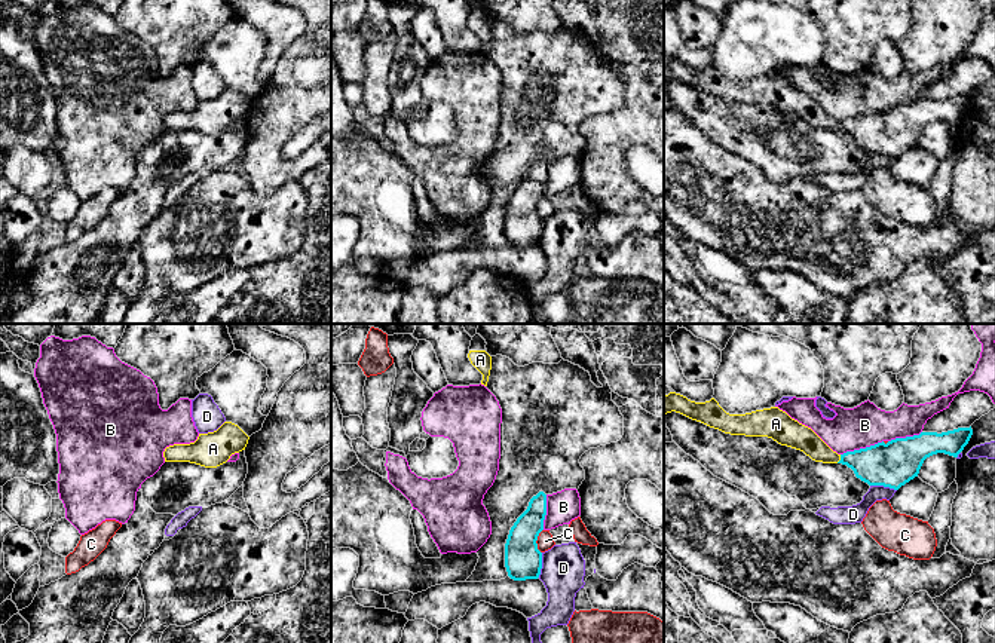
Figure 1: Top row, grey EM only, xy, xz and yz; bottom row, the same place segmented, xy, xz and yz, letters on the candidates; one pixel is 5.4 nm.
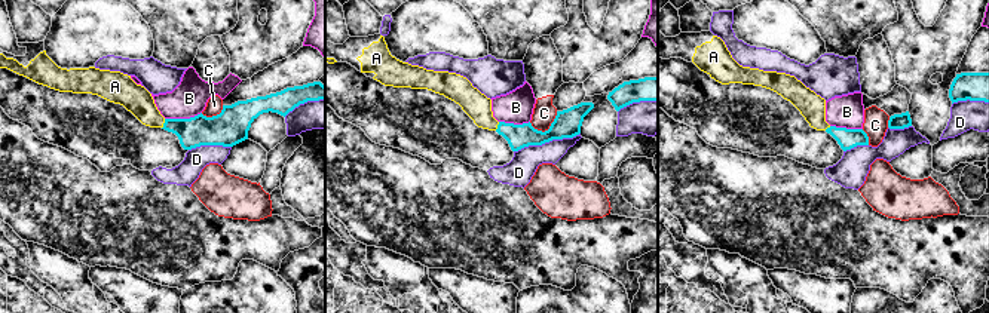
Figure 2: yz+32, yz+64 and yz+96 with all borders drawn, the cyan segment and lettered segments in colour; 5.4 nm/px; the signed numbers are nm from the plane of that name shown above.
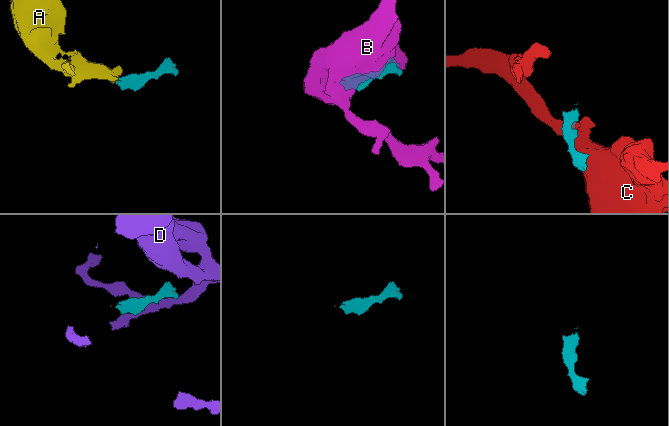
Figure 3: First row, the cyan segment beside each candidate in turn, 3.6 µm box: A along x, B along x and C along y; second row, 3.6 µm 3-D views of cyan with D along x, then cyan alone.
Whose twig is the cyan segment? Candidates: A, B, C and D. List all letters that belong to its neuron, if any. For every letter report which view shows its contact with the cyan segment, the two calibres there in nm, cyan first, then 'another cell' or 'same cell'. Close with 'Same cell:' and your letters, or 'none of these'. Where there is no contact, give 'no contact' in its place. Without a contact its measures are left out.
A: contact in yz; calibres 220 and 140 nm; same cell
B: contact in yz; calibres 240 and 220 nm; another cell
C: contact in xz; calibres 200 and 90 nm; another cell
D: contact in yz; calibres 240 and 100 nm; another cell
Same cell: A

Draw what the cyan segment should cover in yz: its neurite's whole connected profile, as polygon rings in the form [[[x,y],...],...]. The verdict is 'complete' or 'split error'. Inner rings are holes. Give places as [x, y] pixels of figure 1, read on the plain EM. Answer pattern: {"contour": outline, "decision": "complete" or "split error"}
{"contour": [[[670,59],[664,62],[664,82],[671,79],[725,101],[772,105],[781,113],[803,119],[815,129],[846,132],[857,146],[869,153],[884,153],[894,157],[918,144],[927,125],[937,120],[958,125],[973,102],[971,94],[942,101],[921,99],[919,102],[891,107],[887,111],[882,108],[838,122],[811,95],[792,86],[778,74],[729,82],[714,65],[695,70],[680,61]]], "decision": "split error"}

